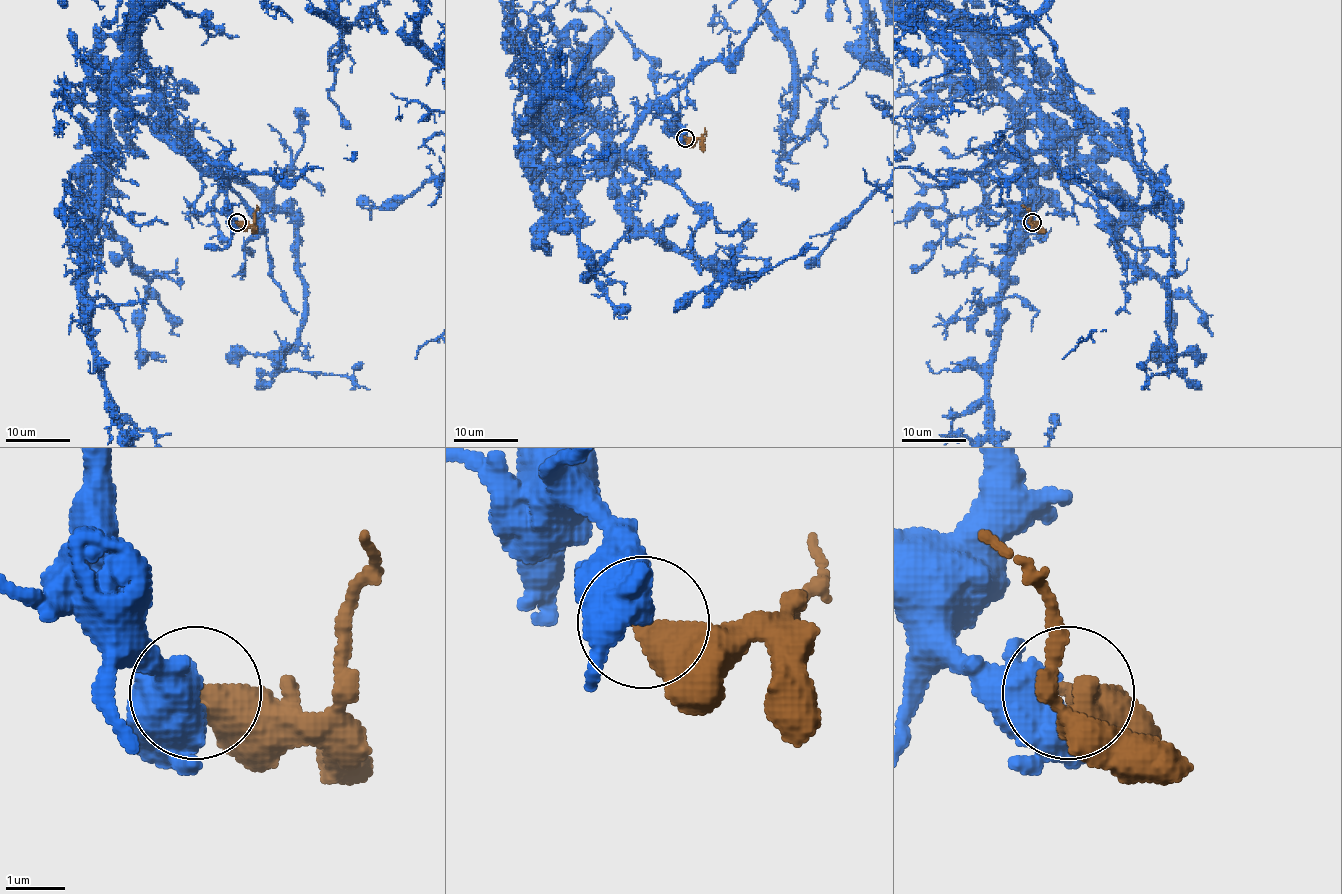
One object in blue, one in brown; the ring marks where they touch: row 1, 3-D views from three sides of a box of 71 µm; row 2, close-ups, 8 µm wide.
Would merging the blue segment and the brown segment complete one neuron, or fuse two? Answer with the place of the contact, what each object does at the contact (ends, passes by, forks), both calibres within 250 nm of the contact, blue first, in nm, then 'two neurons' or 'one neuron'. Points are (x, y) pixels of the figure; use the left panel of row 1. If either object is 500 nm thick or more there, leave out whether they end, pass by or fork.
(237, 222) | 600/550 nm | one neuron

